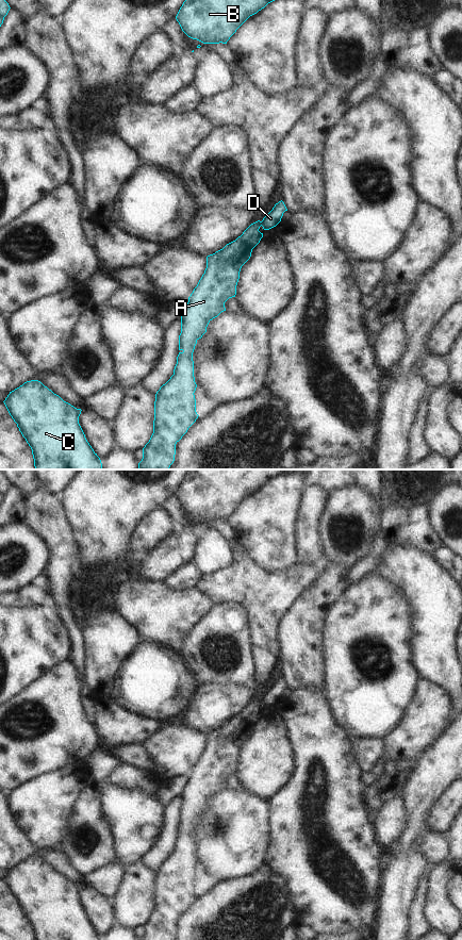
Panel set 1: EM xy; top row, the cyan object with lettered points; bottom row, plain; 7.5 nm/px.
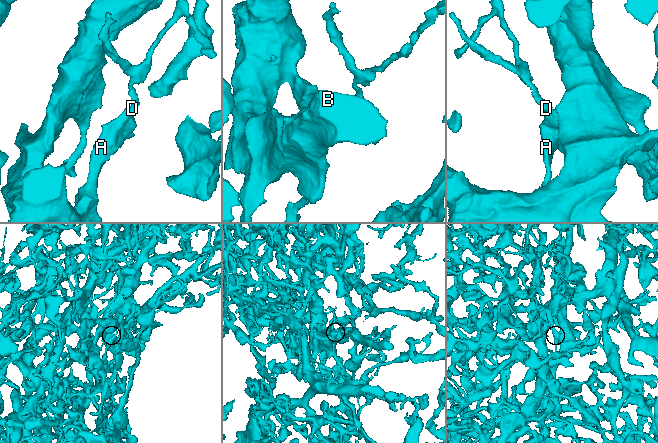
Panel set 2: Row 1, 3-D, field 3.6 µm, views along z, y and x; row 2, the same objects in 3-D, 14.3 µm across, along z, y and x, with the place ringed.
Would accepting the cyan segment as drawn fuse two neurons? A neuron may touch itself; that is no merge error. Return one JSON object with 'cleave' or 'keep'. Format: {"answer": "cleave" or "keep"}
{"answer": "cleave"}

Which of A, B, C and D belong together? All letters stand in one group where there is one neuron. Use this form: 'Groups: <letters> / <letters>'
Groups: A B C / D

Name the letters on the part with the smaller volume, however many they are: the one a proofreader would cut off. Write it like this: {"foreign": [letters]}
{"foreign": ["D"]}

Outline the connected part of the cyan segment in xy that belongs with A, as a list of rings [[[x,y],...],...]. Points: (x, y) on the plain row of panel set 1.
[[[260,697],[251,700],[235,718],[207,733],[204,751],[188,774],[187,782],[181,793],[180,829],[174,852],[155,871],[153,910],[143,925],[143,936],[139,940],[174,940],[176,921],[198,895],[194,872],[197,861],[194,854],[193,829],[197,818],[207,809],[209,799],[226,788],[225,779],[229,775],[235,774],[241,745],[250,736],[252,726],[263,714],[263,710],[259,708],[261,703]]]

